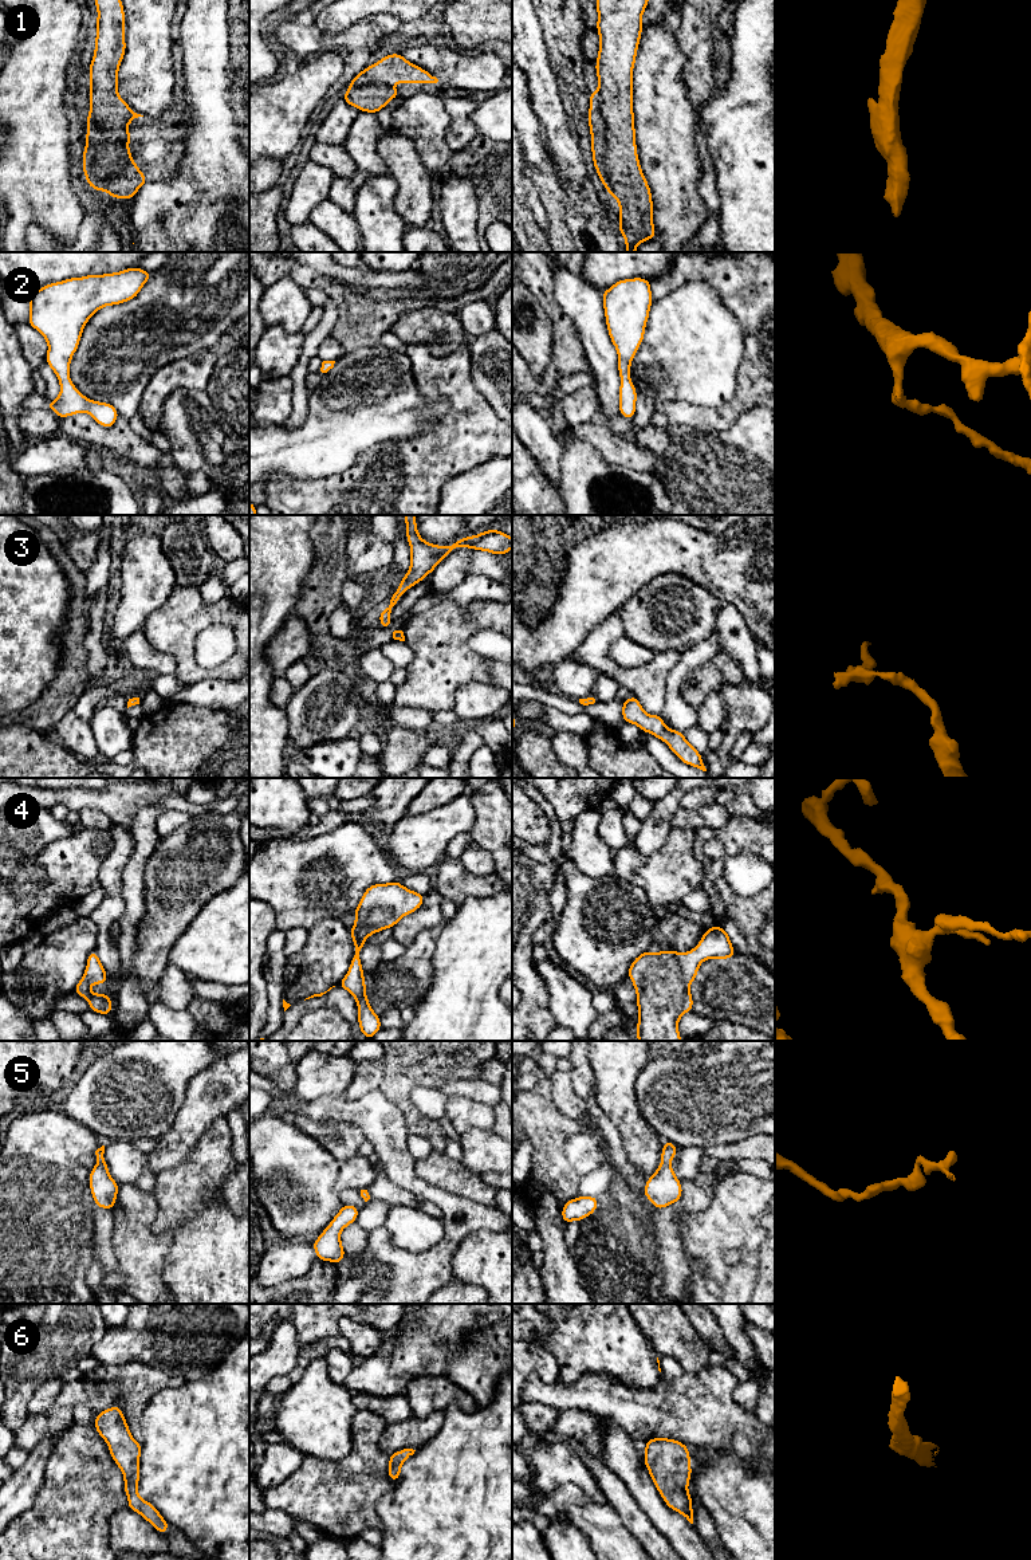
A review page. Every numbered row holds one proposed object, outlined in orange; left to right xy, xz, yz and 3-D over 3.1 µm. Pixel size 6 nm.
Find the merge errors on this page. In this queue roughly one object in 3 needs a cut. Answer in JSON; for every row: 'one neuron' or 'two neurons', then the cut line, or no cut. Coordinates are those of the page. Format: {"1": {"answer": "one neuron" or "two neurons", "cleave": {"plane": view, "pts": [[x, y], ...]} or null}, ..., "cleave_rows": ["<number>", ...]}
{"1": {"answer": "one neuron", "cleave": null}, "2": {"answer": "one neuron", "cleave": null}, "3": {"answer": "one neuron", "cleave": null}, "4": {"answer": "one neuron", "cleave": null}, "5": {"answer": "one neuron", "cleave": null}, "6": {"answer": "one neuron", "cleave": null}, "cleave_rows": []}

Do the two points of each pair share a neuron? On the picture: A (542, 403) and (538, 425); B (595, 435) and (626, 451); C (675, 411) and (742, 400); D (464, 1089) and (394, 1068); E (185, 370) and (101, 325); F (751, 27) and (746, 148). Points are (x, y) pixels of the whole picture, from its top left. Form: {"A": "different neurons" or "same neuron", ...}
{"A": "different neurons", "B": "same neuron", "C": "same neuron", "D": "different neurons", "E": "different neurons", "F": "same neuron"}

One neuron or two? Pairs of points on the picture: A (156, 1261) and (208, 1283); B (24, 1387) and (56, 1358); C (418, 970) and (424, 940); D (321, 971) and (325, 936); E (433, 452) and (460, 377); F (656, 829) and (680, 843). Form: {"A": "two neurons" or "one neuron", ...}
{"A": "two neurons", "B": "one neuron", "C": "one neuron", "D": "one neuron", "E": "one neuron", "F": "two neurons"}

